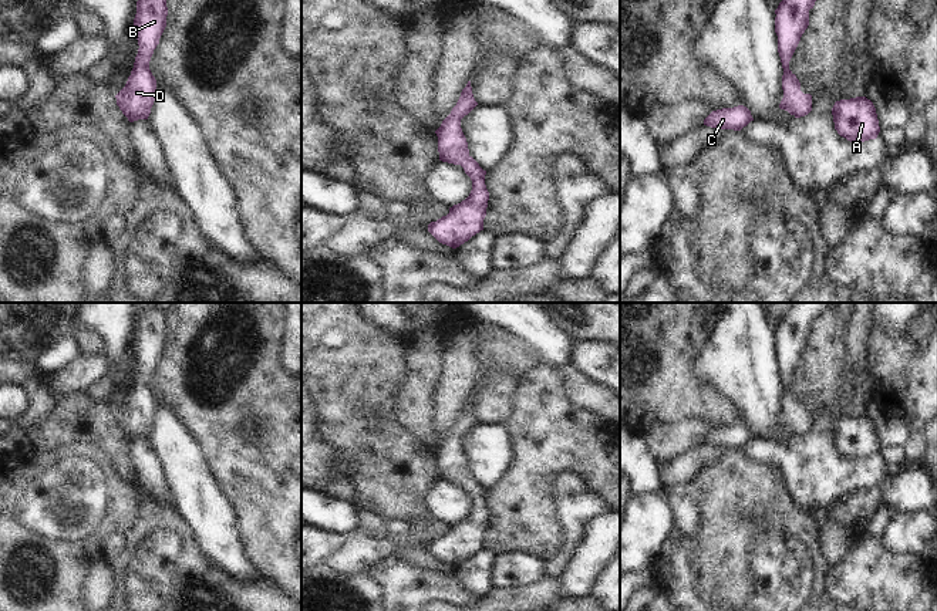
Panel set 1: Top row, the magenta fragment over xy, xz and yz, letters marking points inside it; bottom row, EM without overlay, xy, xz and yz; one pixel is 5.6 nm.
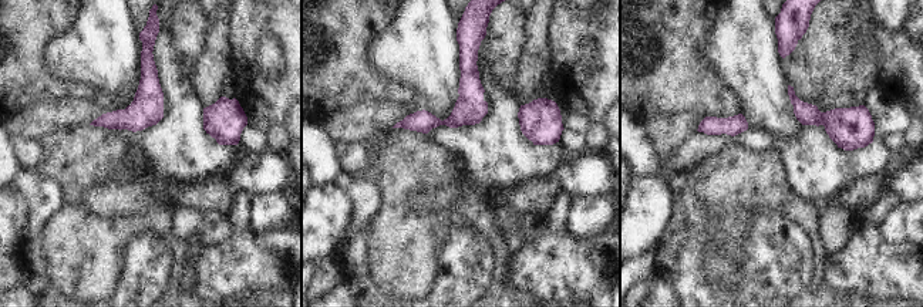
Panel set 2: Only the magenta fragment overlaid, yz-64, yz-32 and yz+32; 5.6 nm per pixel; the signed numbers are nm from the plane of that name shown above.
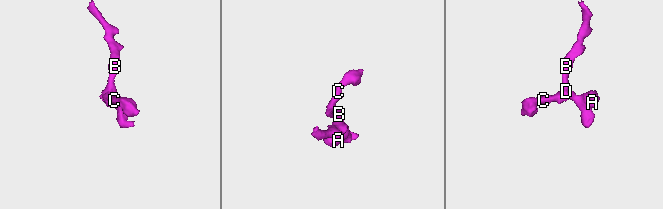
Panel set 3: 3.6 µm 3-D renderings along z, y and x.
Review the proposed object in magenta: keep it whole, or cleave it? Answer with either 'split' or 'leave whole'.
leave whole

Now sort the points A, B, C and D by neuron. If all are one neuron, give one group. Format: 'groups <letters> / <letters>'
groups A B C D

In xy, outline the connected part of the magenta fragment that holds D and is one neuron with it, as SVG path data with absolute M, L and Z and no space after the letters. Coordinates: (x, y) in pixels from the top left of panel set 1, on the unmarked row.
M149 308L136 320L134 347L138 372L125 405L115 413L117 423L129 440L148 438L156 412L149 379L166 345L166 311Z

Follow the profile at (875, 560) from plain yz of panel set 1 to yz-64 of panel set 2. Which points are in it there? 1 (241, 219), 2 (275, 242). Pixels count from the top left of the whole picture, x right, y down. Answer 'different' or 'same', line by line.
1: same
2: different

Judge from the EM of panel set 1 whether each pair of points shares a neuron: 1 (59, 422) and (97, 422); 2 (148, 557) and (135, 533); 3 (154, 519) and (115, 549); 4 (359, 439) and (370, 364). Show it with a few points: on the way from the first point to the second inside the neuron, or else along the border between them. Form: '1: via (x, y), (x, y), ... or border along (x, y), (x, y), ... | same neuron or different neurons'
1: via (68, 422), (87, 419) | same neuron
2: border along (171, 529), (150, 533), (140, 543), (124, 571) | different neurons
3: border along (125, 534), (122, 549), (111, 560) | different neurons
4: via (359, 421), (359, 382) | same neuron

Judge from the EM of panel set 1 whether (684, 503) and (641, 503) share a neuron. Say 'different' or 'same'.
different

